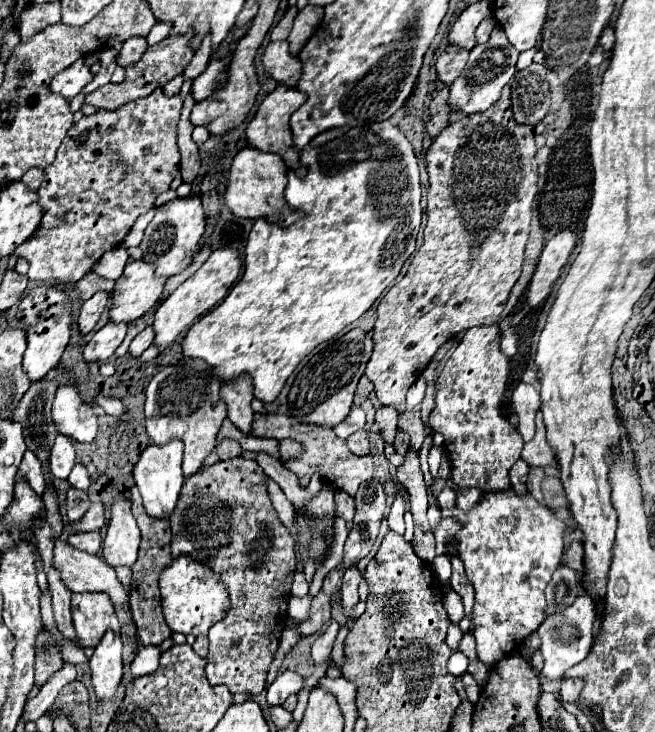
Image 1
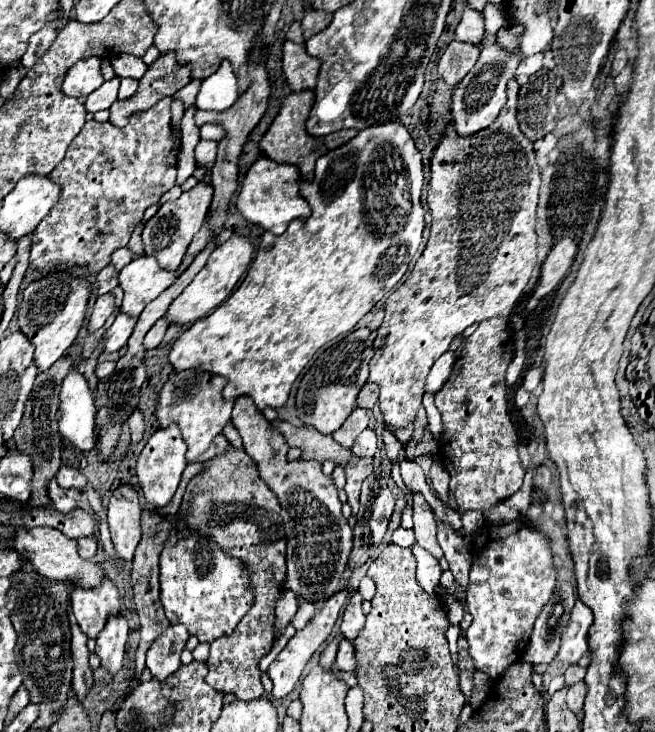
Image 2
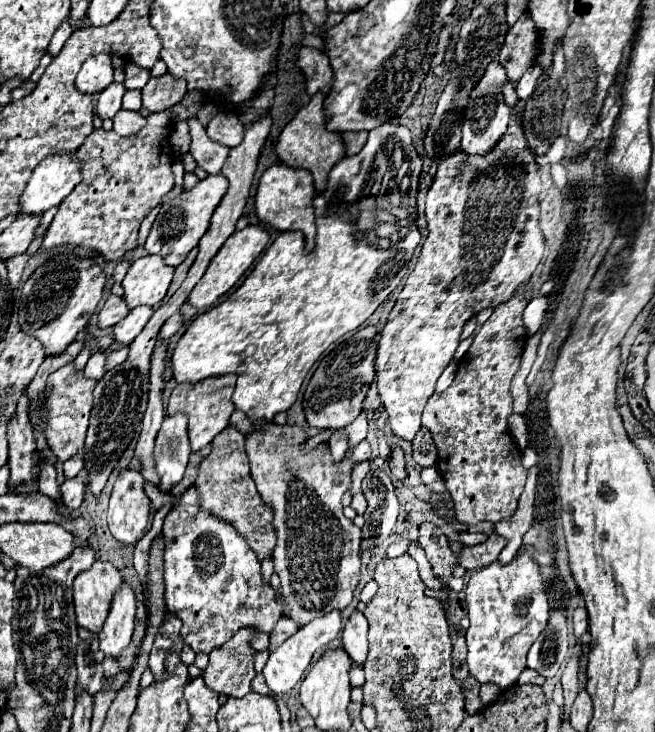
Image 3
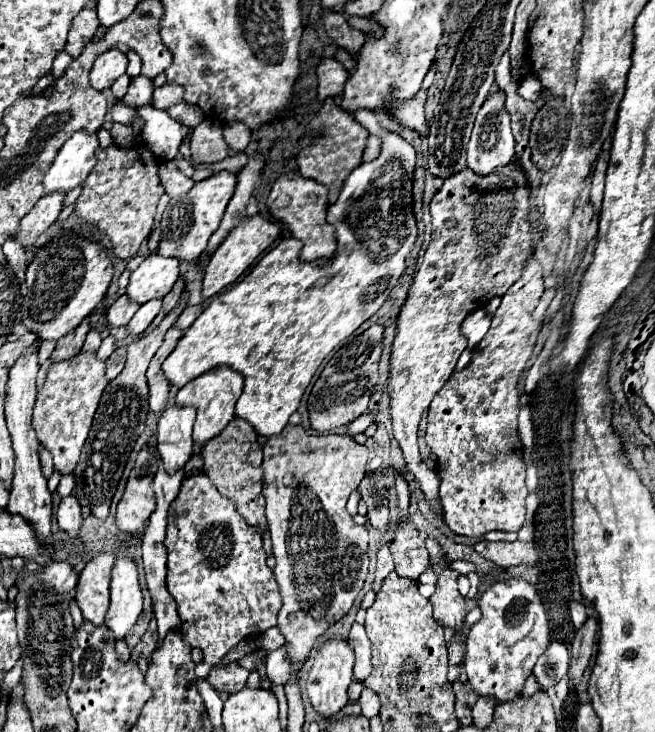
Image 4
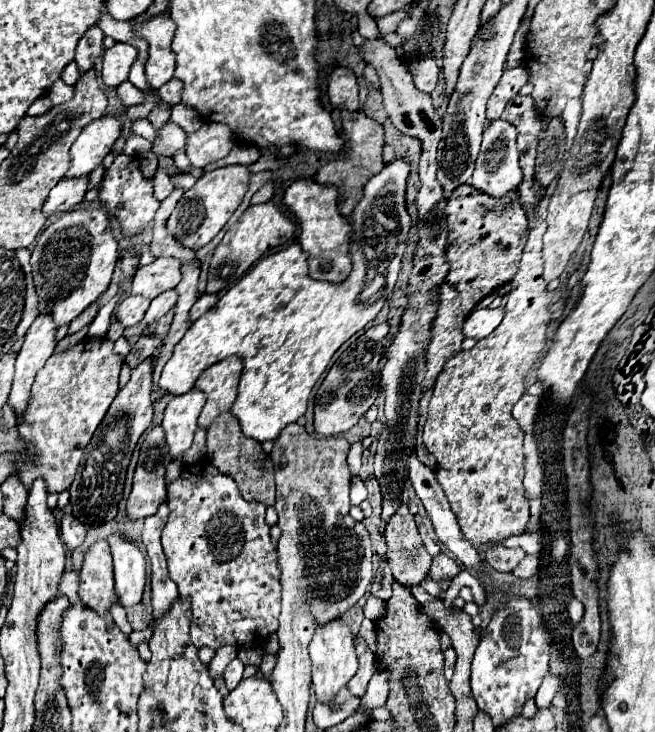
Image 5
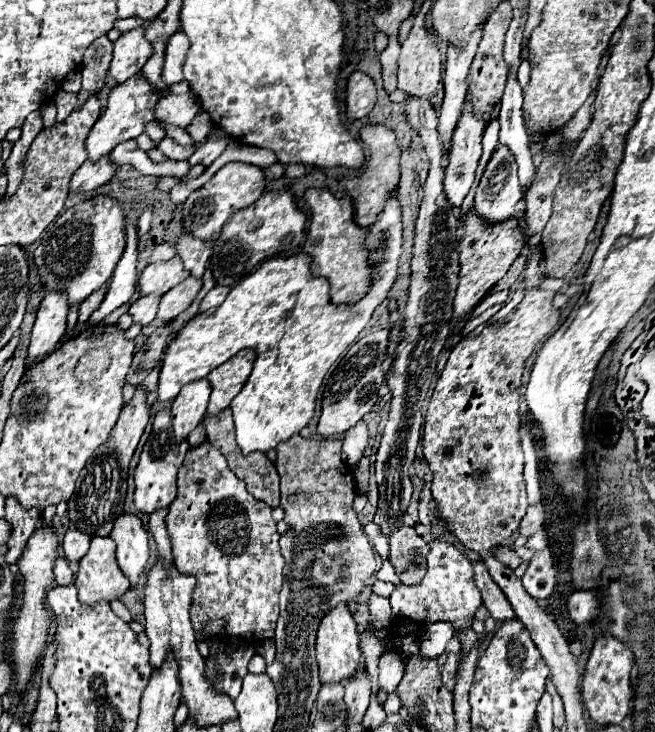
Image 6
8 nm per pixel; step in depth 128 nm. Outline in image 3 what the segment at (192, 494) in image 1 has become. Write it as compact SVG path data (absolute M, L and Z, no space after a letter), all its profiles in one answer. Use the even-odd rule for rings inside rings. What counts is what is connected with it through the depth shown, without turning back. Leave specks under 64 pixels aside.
M228 426L224 432L220 432L220 436L216 436L216 440L212 440L212 452L200 462L194 488L198 488L200 510L206 510L212 516L232 524L240 532L240 536L248 540L248 546L254 550L260 562L272 556L276 546L276 530L272 528L272 508L264 504L262 496L256 492L254 480L250 478L248 456L244 452L244 434ZM240 628L230 642L210 652L210 664L204 670L204 682L208 688L234 698L252 692L252 678L256 676L252 654L256 654L256 650L250 648L250 640L256 632L256 628Z

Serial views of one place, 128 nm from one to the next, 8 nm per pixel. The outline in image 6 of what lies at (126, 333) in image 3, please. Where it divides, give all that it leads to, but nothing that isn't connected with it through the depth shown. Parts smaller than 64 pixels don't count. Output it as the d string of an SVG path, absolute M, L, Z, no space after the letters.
M190 276L184 282L180 282L178 286L174 286L172 290L168 290L160 300L156 318L162 322L174 320L180 312L184 312L190 306L190 302L196 298L200 286L202 286L202 280L196 280Z

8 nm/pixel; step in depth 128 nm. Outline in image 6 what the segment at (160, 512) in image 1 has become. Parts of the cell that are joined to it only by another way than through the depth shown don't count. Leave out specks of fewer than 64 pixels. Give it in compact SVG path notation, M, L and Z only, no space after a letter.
M206 378L184 386L180 394L174 398L170 414L176 442L186 440L188 434L196 428L196 424L204 418L208 398L210 398L210 384Z

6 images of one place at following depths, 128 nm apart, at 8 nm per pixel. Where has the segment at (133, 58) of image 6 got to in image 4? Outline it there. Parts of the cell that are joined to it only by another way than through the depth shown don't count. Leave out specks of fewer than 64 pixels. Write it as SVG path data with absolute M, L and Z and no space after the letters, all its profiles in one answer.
M112 48L112 50L100 54L90 70L92 88L96 88L96 90L110 88L114 84L114 80L126 72L126 64L128 64L128 60L120 50Z

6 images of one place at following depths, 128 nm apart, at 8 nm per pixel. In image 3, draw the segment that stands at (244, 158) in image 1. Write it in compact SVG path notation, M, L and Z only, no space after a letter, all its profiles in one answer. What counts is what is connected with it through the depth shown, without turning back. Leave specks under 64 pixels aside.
M274 164L260 176L258 190L254 196L256 216L260 222L276 228L276 230L302 230L306 236L306 250L314 248L316 240L316 226L314 226L314 198L316 190L312 186L312 174L308 170L290 168L284 164Z

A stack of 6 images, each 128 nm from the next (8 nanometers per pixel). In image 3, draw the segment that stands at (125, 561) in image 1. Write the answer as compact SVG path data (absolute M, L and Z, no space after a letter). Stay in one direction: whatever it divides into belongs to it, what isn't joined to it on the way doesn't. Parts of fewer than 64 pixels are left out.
M122 470L108 508L108 528L112 536L124 546L134 546L148 526L148 496L144 492L144 478L136 470Z

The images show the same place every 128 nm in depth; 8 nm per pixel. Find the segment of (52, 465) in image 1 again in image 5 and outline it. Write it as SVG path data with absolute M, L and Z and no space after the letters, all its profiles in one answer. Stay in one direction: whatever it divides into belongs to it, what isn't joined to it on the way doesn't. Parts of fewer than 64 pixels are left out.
M64 514L62 522L60 522L60 532L62 532L62 540L64 544L74 550L84 542L86 536L86 526L80 524L72 514Z

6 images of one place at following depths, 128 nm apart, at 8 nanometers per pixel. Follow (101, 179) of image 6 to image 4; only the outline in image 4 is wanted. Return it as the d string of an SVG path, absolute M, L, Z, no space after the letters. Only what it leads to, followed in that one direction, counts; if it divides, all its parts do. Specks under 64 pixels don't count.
M50 194L50 196L42 196L36 206L20 220L20 228L16 230L14 240L18 244L22 244L24 248L28 248L30 244L36 242L36 238L48 228L52 226L52 222L58 218L60 210L62 210L62 200L64 194Z

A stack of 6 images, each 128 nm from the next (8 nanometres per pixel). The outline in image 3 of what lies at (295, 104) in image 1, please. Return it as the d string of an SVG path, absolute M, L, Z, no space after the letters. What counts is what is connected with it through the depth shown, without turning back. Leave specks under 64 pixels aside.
M314 94L310 98L310 102L294 114L294 118L286 124L286 128L278 136L278 142L274 144L274 152L282 164L292 166L292 168L304 168L314 174L314 188L318 192L320 192L320 188L324 190L328 170L340 160L340 156L344 156L344 146L342 146L340 134L330 132L324 126L326 116L322 112L322 100L324 100L324 94Z

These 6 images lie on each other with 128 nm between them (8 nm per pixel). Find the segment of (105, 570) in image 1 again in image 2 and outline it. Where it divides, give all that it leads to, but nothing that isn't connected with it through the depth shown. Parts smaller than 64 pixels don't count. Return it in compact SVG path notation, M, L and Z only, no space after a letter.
M32 528L28 532L16 532L16 552L22 552L28 556L28 560L32 562L32 566L48 580L54 580L54 582L66 582L70 580L72 586L80 584L84 590L88 588L98 588L104 578L106 578L106 572L102 568L102 564L98 562L92 562L92 560L84 560L80 554L78 554L78 546L76 546L76 540L72 538L66 538L64 534L60 534L56 528Z

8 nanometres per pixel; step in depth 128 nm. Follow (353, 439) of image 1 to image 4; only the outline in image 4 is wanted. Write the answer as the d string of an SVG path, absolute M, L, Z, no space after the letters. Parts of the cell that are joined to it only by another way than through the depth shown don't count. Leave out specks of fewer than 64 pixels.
M288 424L276 442L266 442L262 446L262 472L264 472L264 498L266 498L266 518L270 526L272 550L276 558L274 576L282 594L282 610L278 612L278 628L290 646L290 656L294 664L304 664L310 648L316 640L338 622L352 608L368 572L368 530L366 526L354 524L352 516L346 512L348 496L360 484L366 472L368 448L354 442L350 436L318 434L306 440L306 430L302 426Z

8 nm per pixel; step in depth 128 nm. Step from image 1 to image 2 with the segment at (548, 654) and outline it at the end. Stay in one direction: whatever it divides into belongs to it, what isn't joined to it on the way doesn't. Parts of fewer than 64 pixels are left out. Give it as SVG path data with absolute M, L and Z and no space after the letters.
M576 600L572 608L572 618L562 632L560 648L552 662L560 662L566 666L578 664L580 658L588 654L588 628L592 624L592 610L582 602Z

